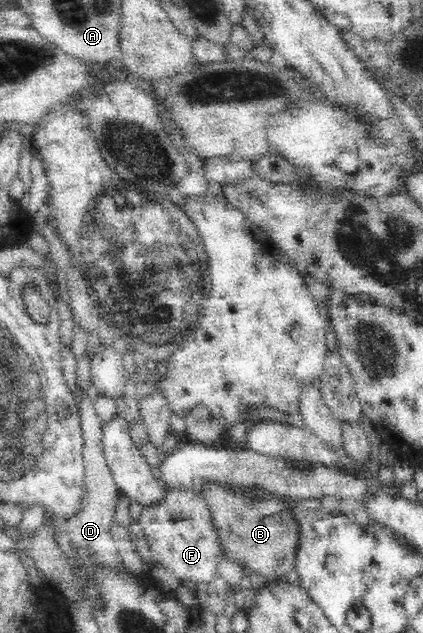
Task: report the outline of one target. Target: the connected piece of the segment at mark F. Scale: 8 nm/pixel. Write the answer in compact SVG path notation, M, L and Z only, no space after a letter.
M184 489L166 490L162 499L152 505L143 507L139 523L144 530L150 549L157 555L157 563L172 570L172 573L179 580L204 583L204 581L216 579L218 565L220 565L222 559L226 558L226 550L222 548L221 535L215 527L210 506L206 503L202 493Z

